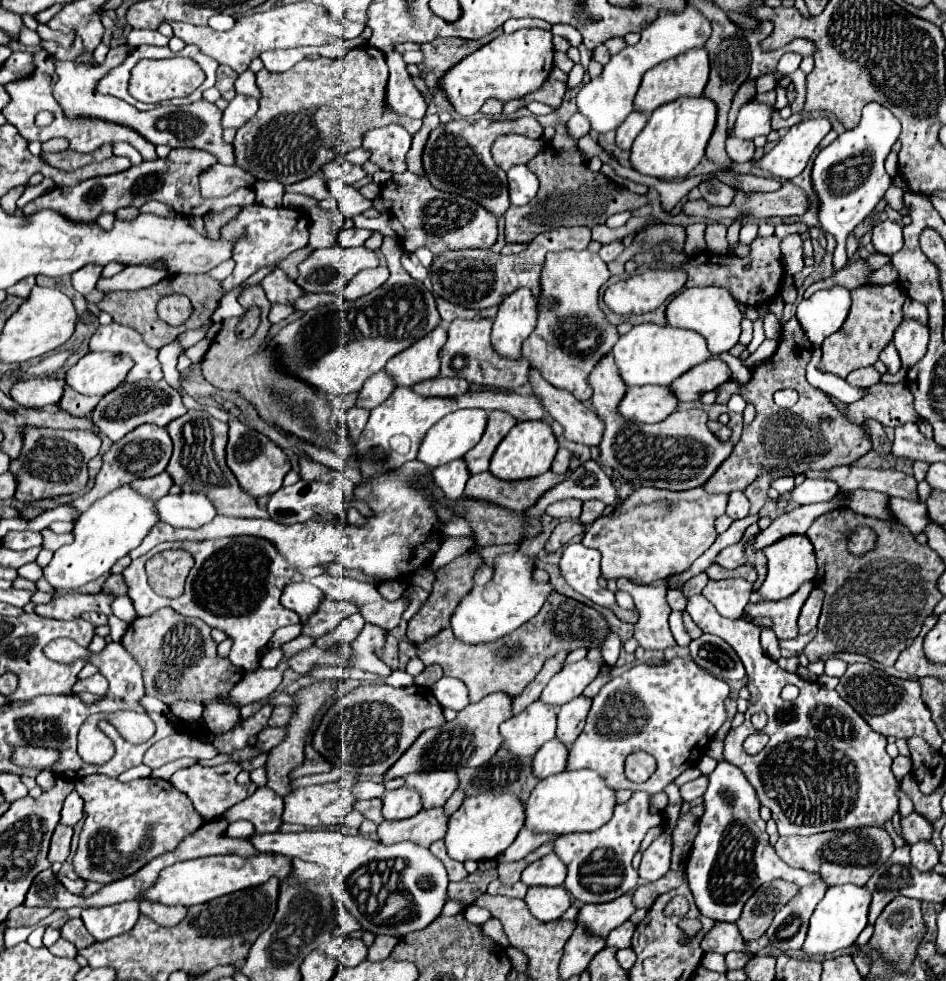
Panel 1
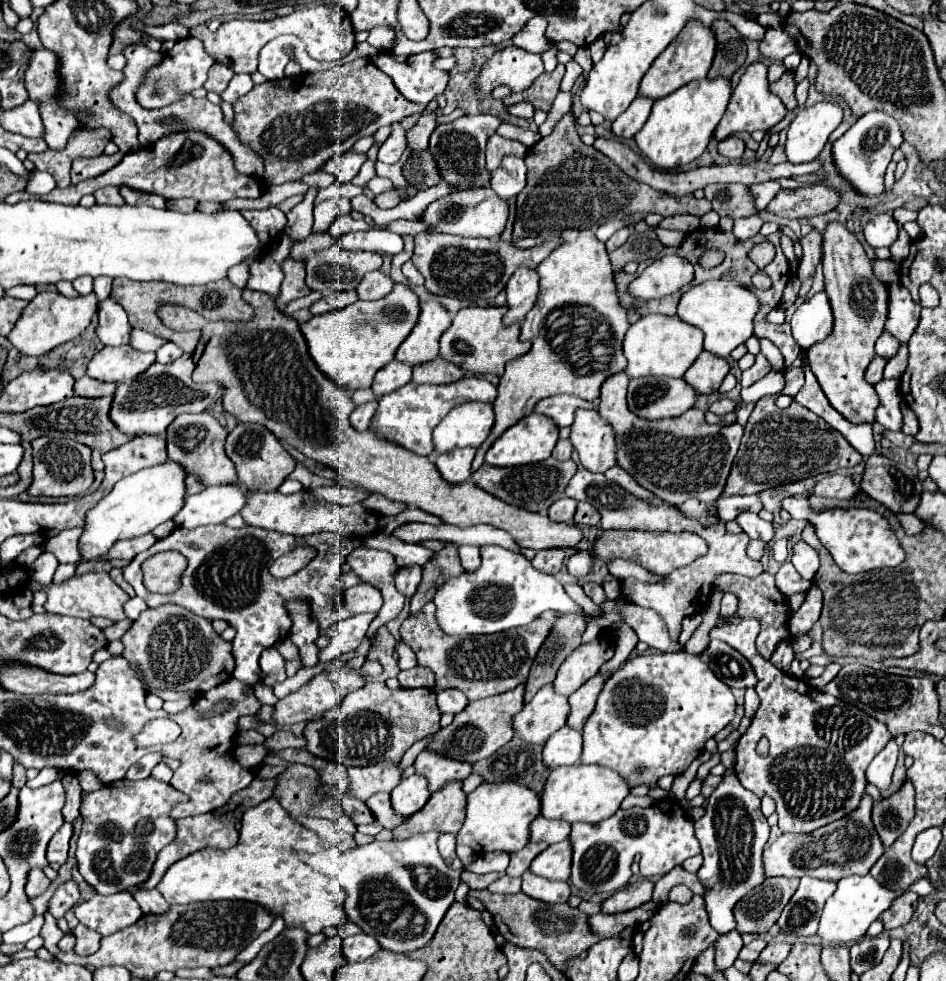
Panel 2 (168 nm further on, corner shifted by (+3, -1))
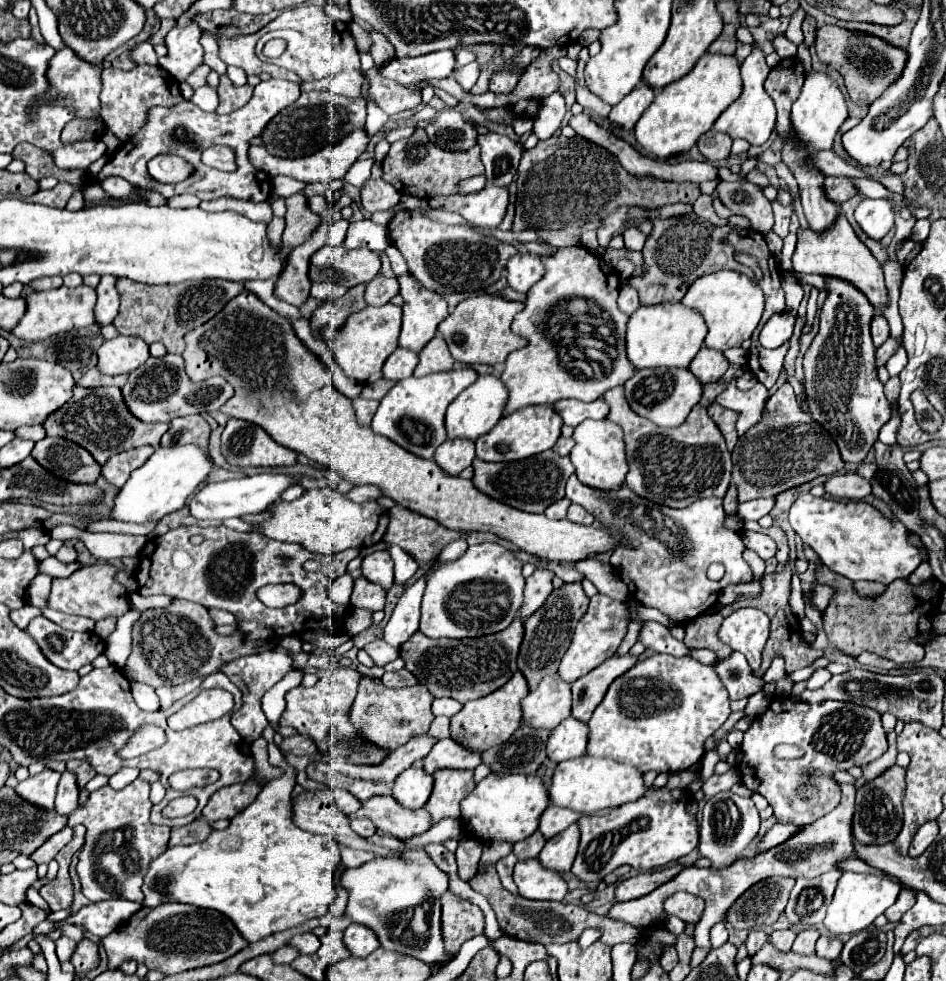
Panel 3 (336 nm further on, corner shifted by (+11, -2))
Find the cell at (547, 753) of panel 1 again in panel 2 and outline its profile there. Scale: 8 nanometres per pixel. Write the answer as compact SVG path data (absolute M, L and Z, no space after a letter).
M565 725L557 733L553 733L545 743L545 749L543 749L545 767L555 769L561 765L575 765L579 763L581 751L583 751L581 733Z

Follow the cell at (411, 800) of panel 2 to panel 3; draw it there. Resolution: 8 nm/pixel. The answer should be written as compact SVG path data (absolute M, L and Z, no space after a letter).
M409 768L397 776L393 784L393 798L407 806L409 810L423 808L433 788L433 776L425 774L421 768Z

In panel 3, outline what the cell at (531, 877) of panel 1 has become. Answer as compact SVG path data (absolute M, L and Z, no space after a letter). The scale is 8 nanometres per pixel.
M573 824L565 832L557 834L553 840L547 840L537 860L549 870L561 874L569 872L577 854L577 846L579 846L579 828L577 824Z

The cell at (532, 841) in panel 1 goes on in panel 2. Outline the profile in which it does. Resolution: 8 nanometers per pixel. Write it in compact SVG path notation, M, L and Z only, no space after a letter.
M539 815L531 823L531 841L545 841L553 845L567 839L569 833L571 833L571 823L567 821L555 821L555 819L547 819Z

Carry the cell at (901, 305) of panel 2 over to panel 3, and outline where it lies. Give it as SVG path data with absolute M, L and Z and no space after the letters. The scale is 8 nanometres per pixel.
M839 214L837 222L825 230L823 234L817 234L813 230L797 230L797 248L793 254L793 270L805 272L805 274L823 274L823 276L837 276L843 280L849 280L855 284L875 306L879 314L887 308L889 292L883 280L881 264L873 258L873 254L867 250L867 246L857 238L851 224L845 220L843 214Z

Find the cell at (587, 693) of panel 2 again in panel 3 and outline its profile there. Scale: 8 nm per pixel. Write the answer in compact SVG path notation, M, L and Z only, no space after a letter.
M625 654L625 656L611 656L601 666L597 666L589 674L585 674L577 682L573 682L571 684L571 690L573 690L573 710L571 710L571 716L575 720L587 724L591 714L593 714L593 710L603 700L605 690L609 688L609 684L617 676L621 676L623 672L633 668L635 662L637 662L637 658L629 656L629 654Z

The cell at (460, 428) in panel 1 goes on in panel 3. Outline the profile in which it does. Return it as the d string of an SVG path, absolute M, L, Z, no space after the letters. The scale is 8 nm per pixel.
M479 376L475 384L465 388L465 392L457 400L453 400L449 404L447 414L445 414L447 438L449 440L465 438L465 440L473 440L475 442L479 436L487 434L501 420L505 402L507 402L507 390L499 382L499 378L495 378L495 376Z

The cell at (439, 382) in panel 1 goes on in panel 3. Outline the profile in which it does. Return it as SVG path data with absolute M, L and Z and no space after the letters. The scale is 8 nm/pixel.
M437 334L421 352L419 352L419 364L415 368L415 376L427 376L435 372L447 372L455 366L453 356L447 350L445 340Z

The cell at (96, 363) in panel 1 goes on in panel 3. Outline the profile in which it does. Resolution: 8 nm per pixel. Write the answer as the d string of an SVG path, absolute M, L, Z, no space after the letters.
M119 336L113 340L105 340L99 348L97 370L107 376L129 374L147 362L149 346L137 336Z

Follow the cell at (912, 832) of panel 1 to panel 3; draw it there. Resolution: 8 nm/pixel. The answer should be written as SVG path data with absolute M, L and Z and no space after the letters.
M891 766L885 774L859 788L855 818L853 818L855 840L865 844L879 844L879 846L885 842L893 842L903 824L903 810L901 810L903 796L905 796L905 768L899 766Z

